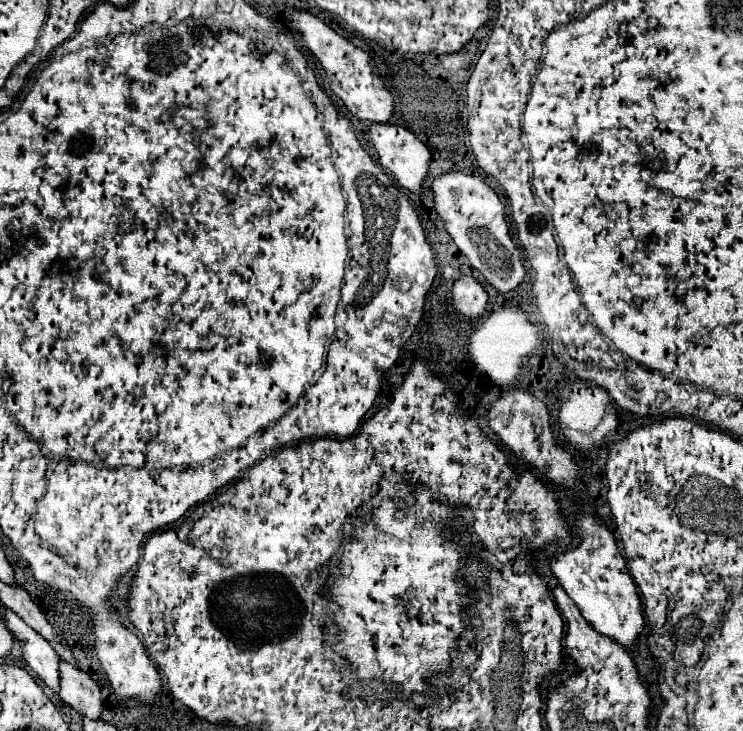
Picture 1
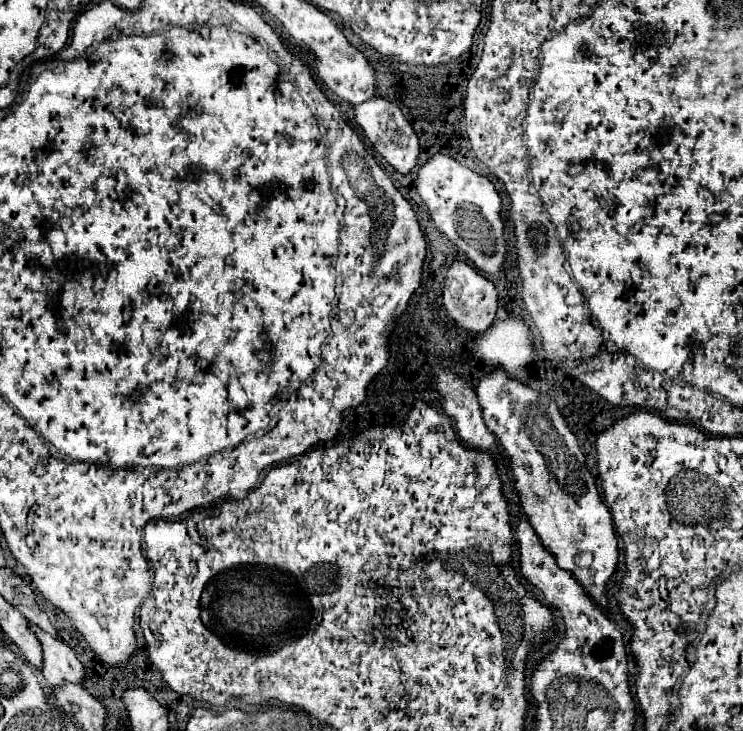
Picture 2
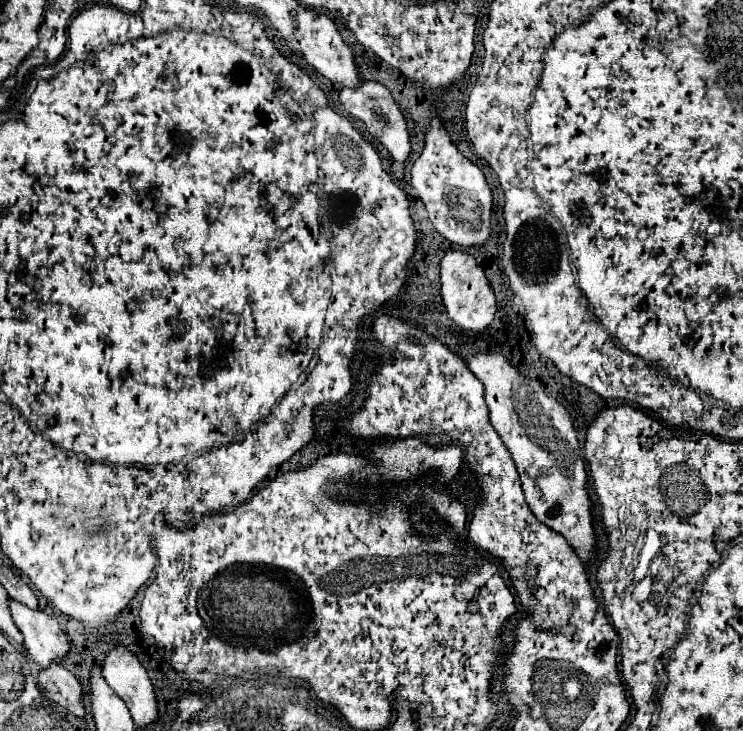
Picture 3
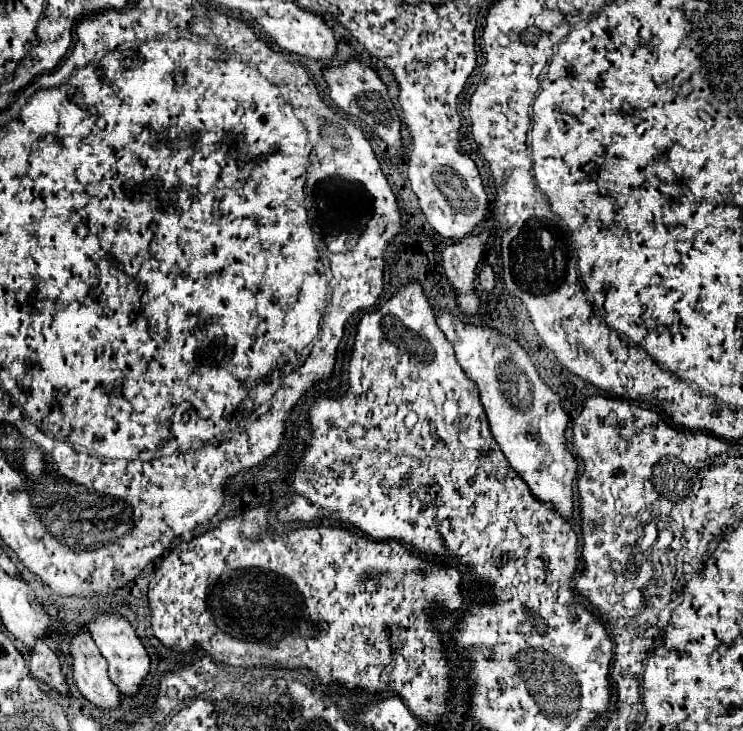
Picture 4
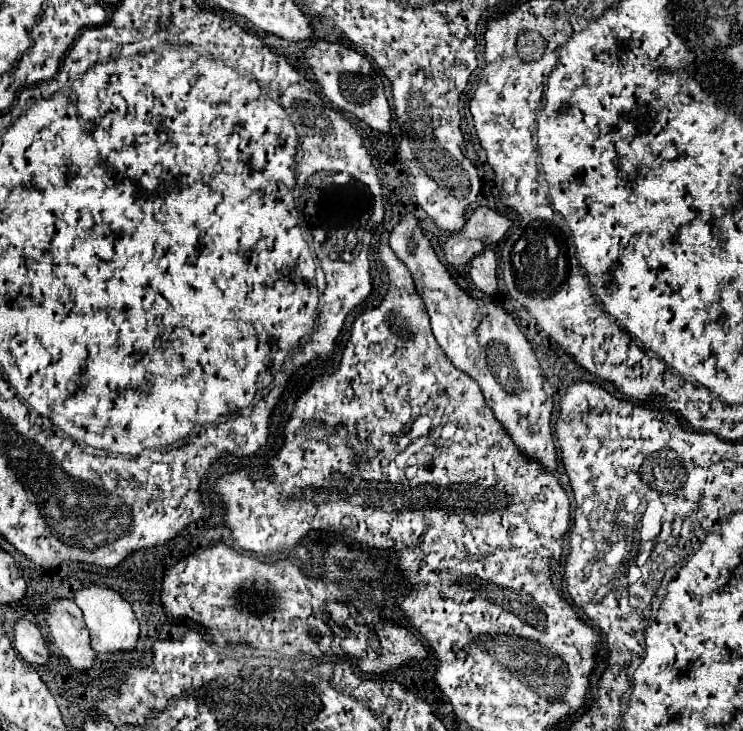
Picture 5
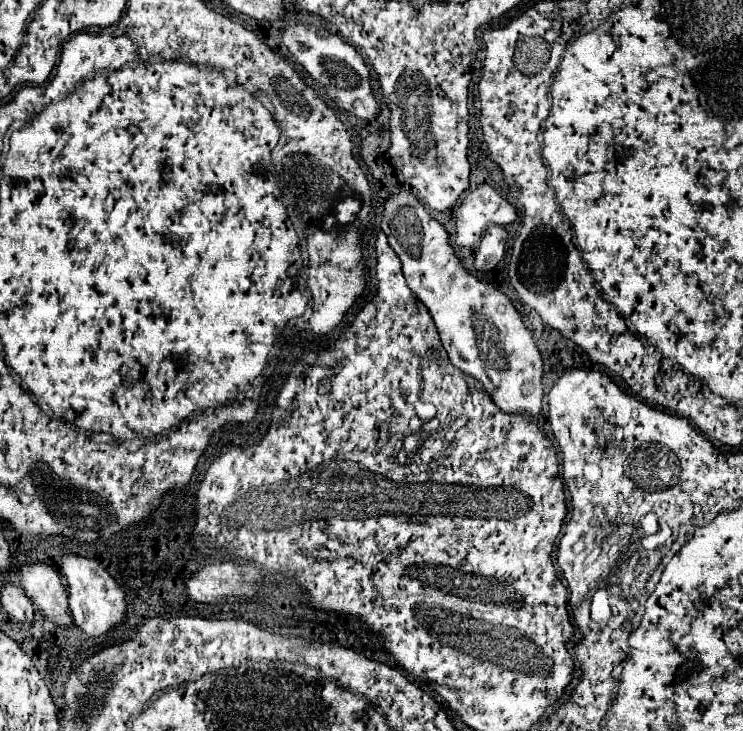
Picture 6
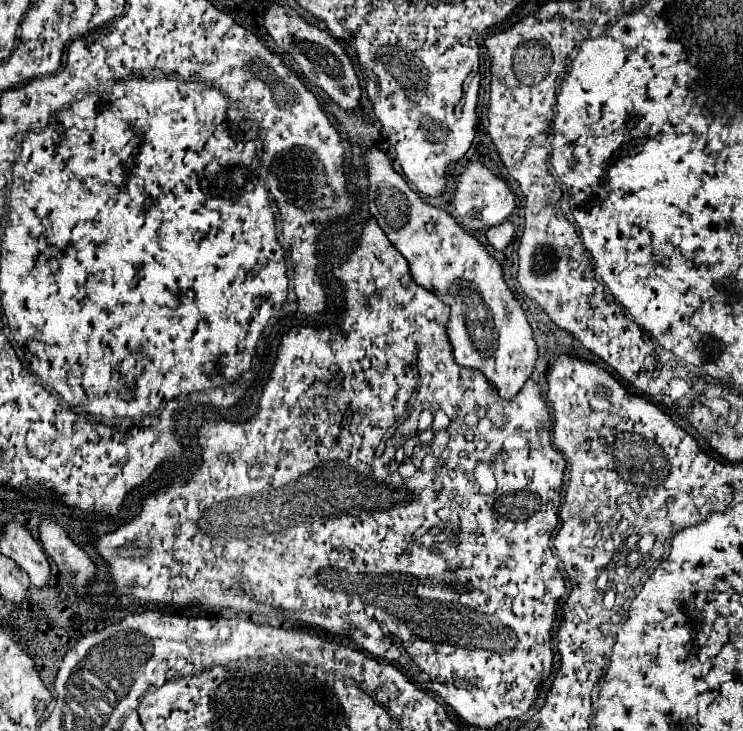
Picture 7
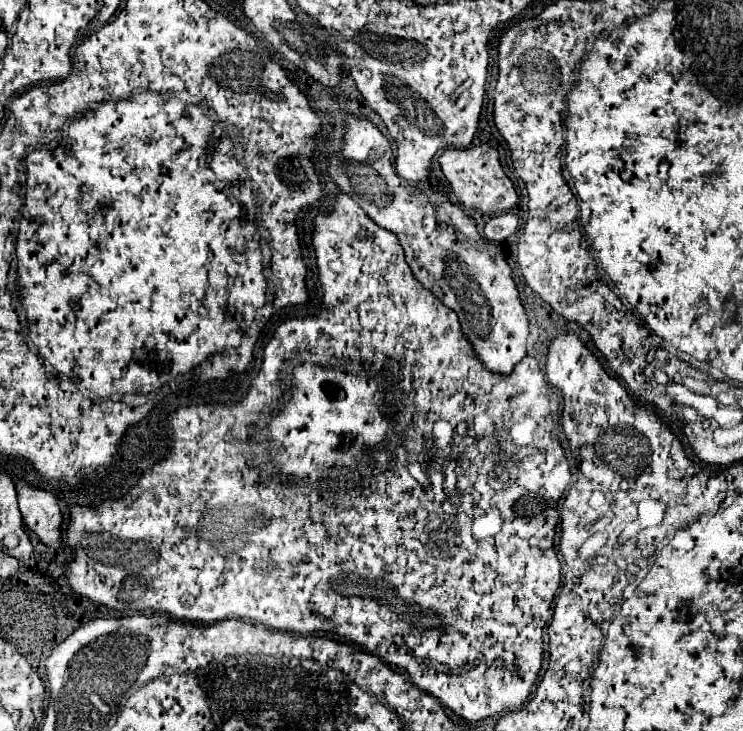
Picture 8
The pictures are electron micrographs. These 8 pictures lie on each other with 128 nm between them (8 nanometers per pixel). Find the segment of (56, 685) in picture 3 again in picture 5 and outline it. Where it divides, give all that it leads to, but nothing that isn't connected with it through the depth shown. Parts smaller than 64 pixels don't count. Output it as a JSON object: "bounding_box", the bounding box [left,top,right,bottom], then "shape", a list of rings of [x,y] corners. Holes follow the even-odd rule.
{"bounding_box":[14,614,50,668],"shape":[[[22,614],[18,616],[18,622],[16,622],[16,642],[14,642],[14,646],[28,664],[34,664],[34,668],[46,666],[48,660],[50,660],[46,640],[42,638],[40,630],[30,620],[26,620]]]}

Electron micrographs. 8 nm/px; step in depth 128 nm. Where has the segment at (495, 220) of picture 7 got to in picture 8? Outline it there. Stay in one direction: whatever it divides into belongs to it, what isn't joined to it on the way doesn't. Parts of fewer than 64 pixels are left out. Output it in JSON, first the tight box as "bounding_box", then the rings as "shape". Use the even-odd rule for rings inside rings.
{"bounding_box":[440,144,518,216],"shape":[[[488,144],[466,150],[444,150],[440,156],[440,166],[464,210],[480,210],[486,216],[498,216],[508,212],[518,202],[514,184],[500,166],[498,152]]]}

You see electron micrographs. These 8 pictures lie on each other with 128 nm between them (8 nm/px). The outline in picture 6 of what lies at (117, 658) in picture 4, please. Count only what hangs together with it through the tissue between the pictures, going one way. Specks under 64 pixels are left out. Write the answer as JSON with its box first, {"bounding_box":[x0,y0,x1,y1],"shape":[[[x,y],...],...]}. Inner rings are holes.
{"bounding_box":[62,554,126,638],"shape":[[[64,554],[62,558],[62,574],[68,580],[68,592],[70,592],[70,610],[74,616],[74,624],[90,638],[102,638],[108,632],[112,632],[116,626],[126,622],[126,594],[116,584],[116,580],[94,560],[76,556],[76,554]]]}

